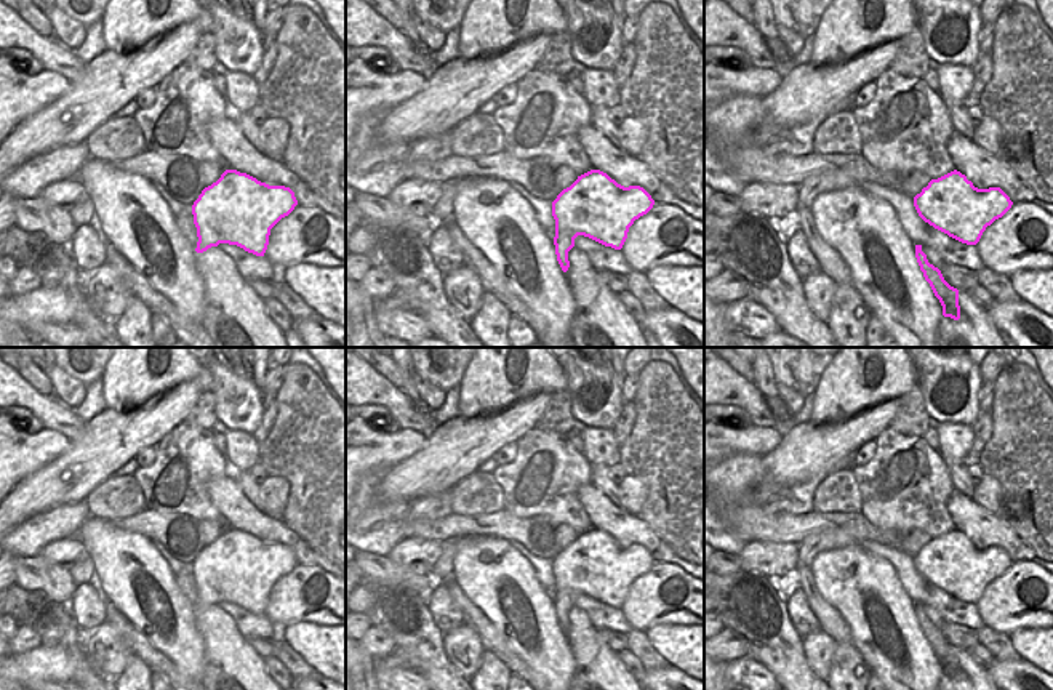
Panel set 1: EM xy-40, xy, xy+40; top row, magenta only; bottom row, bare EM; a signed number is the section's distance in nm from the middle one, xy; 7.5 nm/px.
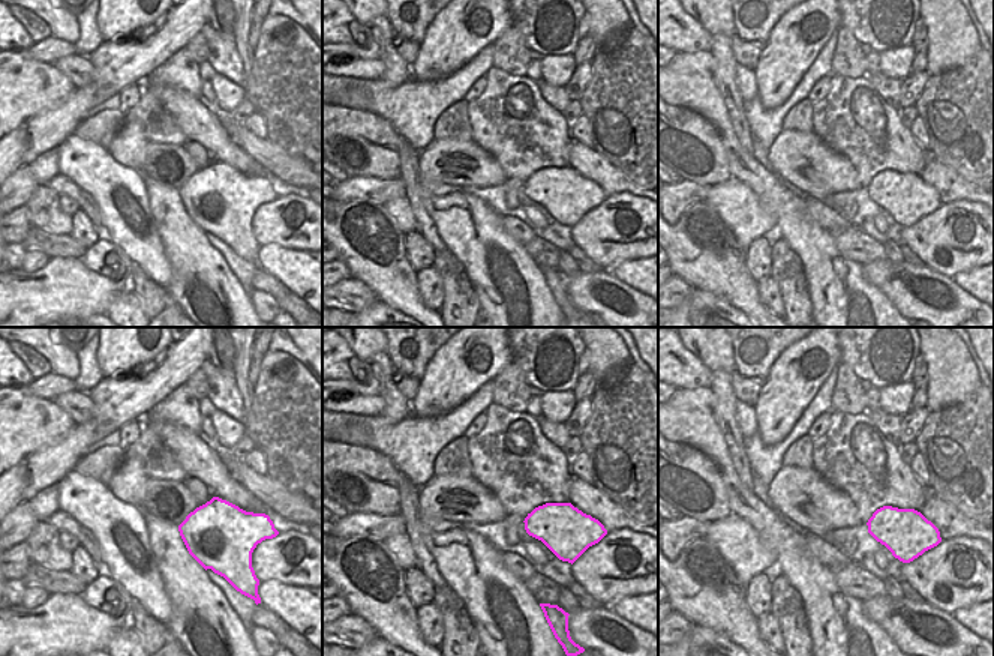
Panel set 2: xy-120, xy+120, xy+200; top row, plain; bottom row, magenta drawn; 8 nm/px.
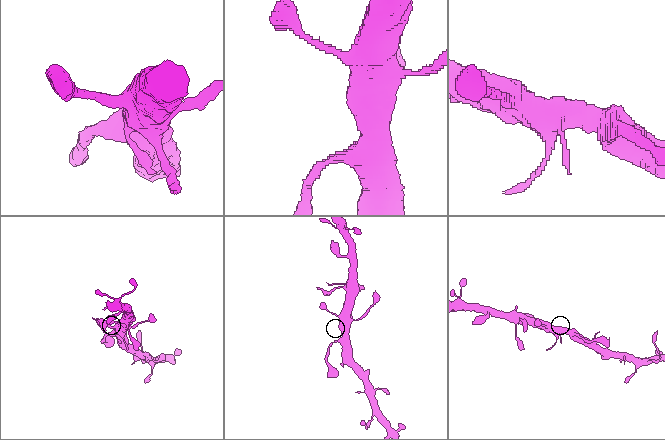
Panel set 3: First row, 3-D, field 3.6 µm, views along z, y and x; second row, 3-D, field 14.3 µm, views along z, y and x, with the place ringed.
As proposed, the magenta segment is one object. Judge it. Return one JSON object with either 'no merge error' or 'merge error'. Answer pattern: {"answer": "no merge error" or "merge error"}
{"answer": "no merge error"}

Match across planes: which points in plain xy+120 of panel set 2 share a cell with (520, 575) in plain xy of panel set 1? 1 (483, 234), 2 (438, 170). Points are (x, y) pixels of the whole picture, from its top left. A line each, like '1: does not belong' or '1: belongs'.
1: belongs
2: does not belong

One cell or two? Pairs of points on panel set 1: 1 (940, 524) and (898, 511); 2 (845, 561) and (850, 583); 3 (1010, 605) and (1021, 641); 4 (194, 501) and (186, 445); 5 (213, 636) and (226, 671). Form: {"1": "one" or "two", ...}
{"1": "one", "2": "one", "3": "two", "4": "one", "5": "one"}

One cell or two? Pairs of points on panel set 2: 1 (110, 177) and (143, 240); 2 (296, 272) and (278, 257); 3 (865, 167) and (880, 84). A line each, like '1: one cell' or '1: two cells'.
1: one cell
2: one cell
3: two cells

